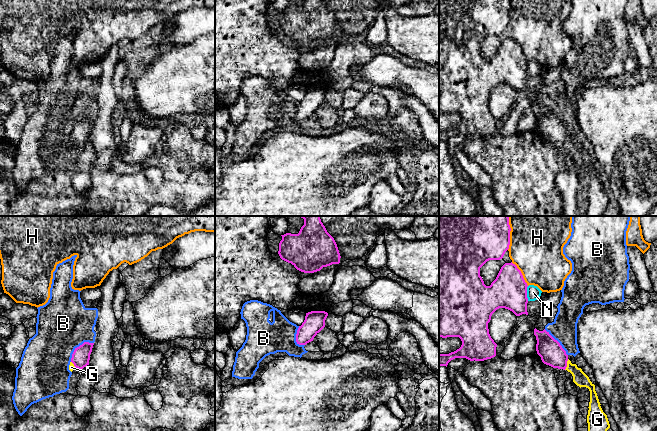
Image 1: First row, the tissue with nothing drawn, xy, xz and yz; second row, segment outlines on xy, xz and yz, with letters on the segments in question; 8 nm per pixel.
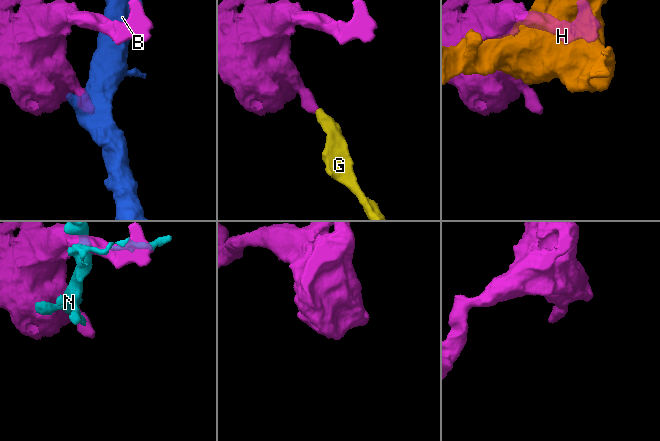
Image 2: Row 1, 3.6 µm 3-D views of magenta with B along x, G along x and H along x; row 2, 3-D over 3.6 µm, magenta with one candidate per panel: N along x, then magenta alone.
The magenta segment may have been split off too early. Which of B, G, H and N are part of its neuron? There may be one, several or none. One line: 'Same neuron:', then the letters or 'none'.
Same neuron: G

